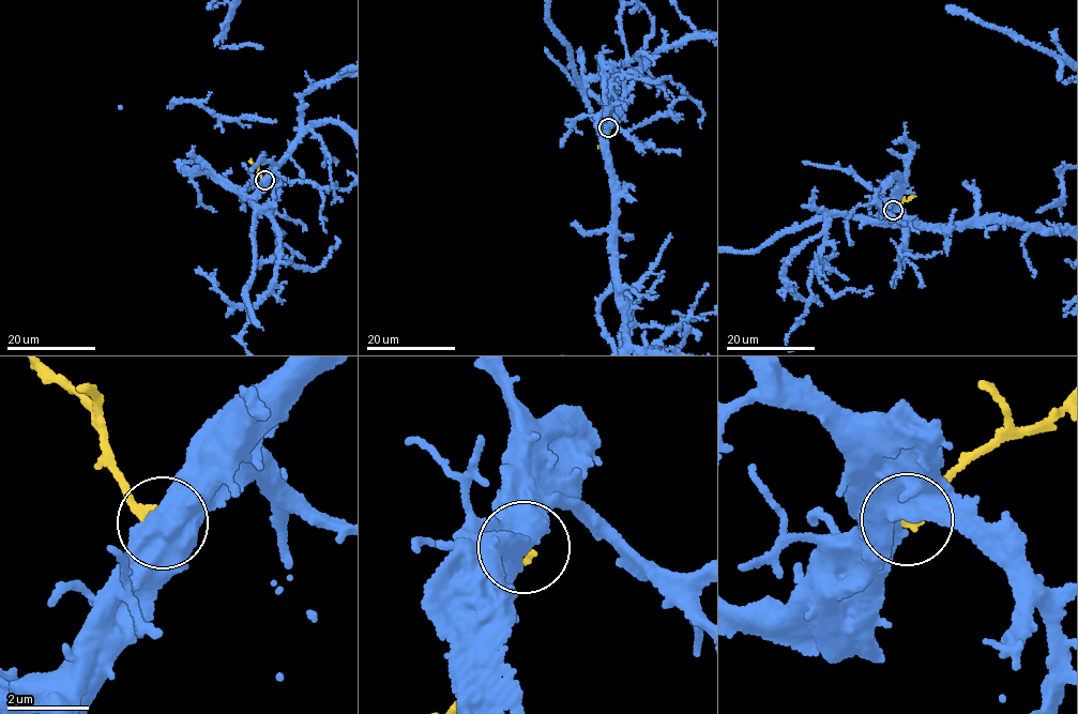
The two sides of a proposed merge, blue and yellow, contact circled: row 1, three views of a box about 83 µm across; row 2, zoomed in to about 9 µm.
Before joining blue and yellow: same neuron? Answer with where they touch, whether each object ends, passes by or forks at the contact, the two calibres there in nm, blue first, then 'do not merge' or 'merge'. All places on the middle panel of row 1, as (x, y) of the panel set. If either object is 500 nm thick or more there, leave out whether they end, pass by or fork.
(608, 127) | 550/260 nm | merge

